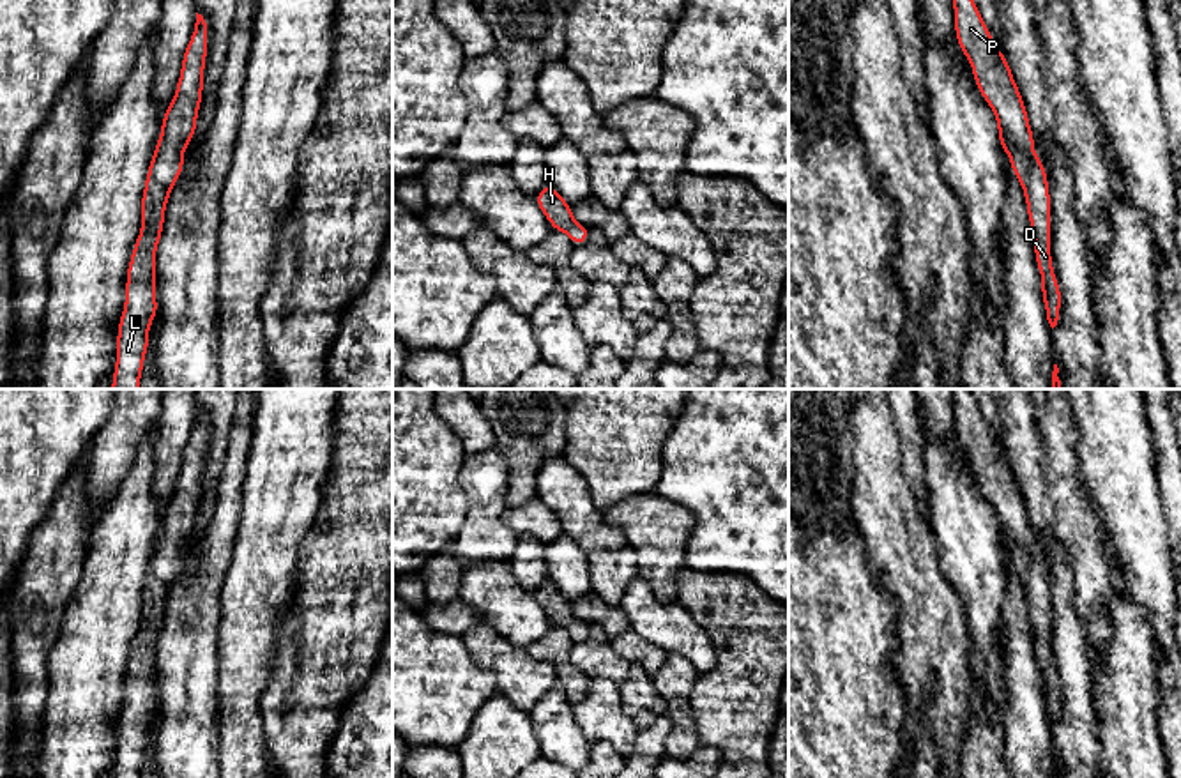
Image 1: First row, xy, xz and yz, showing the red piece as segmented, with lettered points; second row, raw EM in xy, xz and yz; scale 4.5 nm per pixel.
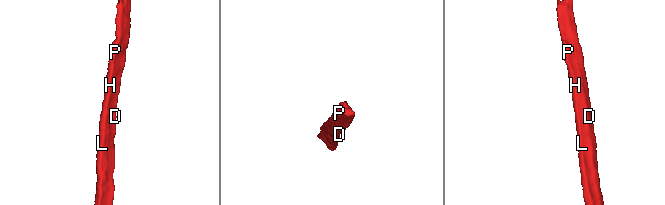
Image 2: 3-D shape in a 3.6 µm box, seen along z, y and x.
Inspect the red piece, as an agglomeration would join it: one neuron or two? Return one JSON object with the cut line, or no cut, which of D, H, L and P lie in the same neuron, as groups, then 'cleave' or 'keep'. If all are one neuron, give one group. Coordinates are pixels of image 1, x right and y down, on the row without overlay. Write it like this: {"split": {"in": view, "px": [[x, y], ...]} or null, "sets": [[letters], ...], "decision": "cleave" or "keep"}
{"split": null, "sets": [["D", "H", "L", "P"]], "decision": "keep"}

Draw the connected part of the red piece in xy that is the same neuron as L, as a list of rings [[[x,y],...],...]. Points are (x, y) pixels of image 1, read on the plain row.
[[[196,408],[194,428],[182,453],[175,492],[164,507],[161,532],[149,561],[141,592],[141,626],[127,663],[126,698],[118,716],[113,778],[140,778],[149,746],[150,718],[157,713],[156,645],[164,606],[184,564],[184,545],[196,529],[207,454],[207,419]]]

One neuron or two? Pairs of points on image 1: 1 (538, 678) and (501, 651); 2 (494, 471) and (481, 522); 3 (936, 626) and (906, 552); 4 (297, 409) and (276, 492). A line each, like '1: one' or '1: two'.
1: one
2: one
3: one
4: one

